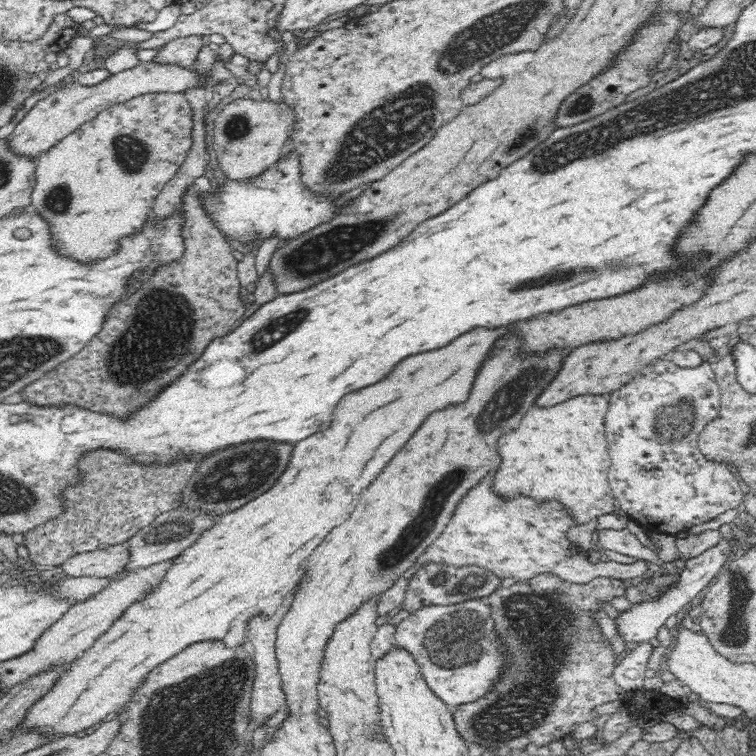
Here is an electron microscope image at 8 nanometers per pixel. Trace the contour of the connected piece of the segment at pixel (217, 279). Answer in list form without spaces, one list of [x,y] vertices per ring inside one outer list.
[[[186,185],[178,210],[182,214],[182,256],[174,262],[160,264],[154,276],[144,280],[134,294],[114,304],[104,316],[104,324],[98,336],[94,336],[94,340],[88,340],[82,350],[78,350],[66,362],[58,364],[52,372],[46,372],[44,378],[26,384],[20,392],[24,402],[36,406],[72,404],[84,410],[92,410],[96,414],[116,416],[122,422],[130,420],[138,410],[154,402],[166,386],[184,376],[188,366],[202,356],[204,348],[214,338],[226,336],[236,328],[245,308],[237,297],[240,283],[236,275],[236,258],[232,256],[224,234],[204,210],[202,196],[194,186]]]

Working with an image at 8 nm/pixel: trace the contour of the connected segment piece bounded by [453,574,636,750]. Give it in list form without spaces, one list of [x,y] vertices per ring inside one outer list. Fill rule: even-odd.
[[[546,574],[494,589],[488,595],[488,603],[492,607],[492,617],[498,624],[498,632],[506,638],[506,644],[514,654],[514,662],[502,684],[498,684],[498,688],[494,688],[488,698],[480,698],[474,704],[462,704],[453,713],[456,728],[462,738],[497,749],[509,746],[524,750],[530,742],[542,746],[551,740],[560,740],[570,735],[574,724],[590,722],[598,717],[592,713],[596,706],[623,697],[625,691],[614,682],[612,674],[618,658],[612,653],[612,647],[601,634],[598,625],[588,617],[588,610],[599,609],[596,603],[601,600],[610,602],[614,596],[624,595],[627,586],[635,582],[594,578],[586,584],[572,584]]]

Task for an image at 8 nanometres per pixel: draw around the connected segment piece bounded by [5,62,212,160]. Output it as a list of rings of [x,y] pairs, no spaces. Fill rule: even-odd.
[[[136,62],[133,66],[126,67],[124,71],[110,75],[105,82],[98,85],[82,86],[72,81],[64,89],[37,102],[8,135],[5,146],[8,146],[8,151],[14,156],[35,160],[106,108],[148,93],[183,93],[187,88],[198,84],[210,86],[212,81],[209,76],[206,77],[202,79],[201,76],[197,76],[193,66],[180,68],[173,64],[164,66],[151,62]]]

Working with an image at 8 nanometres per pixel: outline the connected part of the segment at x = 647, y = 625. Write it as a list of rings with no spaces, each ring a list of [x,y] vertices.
[[[721,540],[720,545],[705,550],[696,558],[686,559],[686,566],[680,570],[676,583],[667,586],[656,598],[652,597],[652,600],[649,601],[632,603],[630,608],[619,610],[618,616],[613,620],[614,628],[622,641],[624,643],[648,643],[650,639],[655,638],[658,628],[664,624],[670,614],[679,616],[682,608],[685,608],[684,606],[689,604],[695,596],[698,596],[698,592],[702,592],[718,576],[720,568],[732,550],[732,545],[728,547],[727,544]]]

